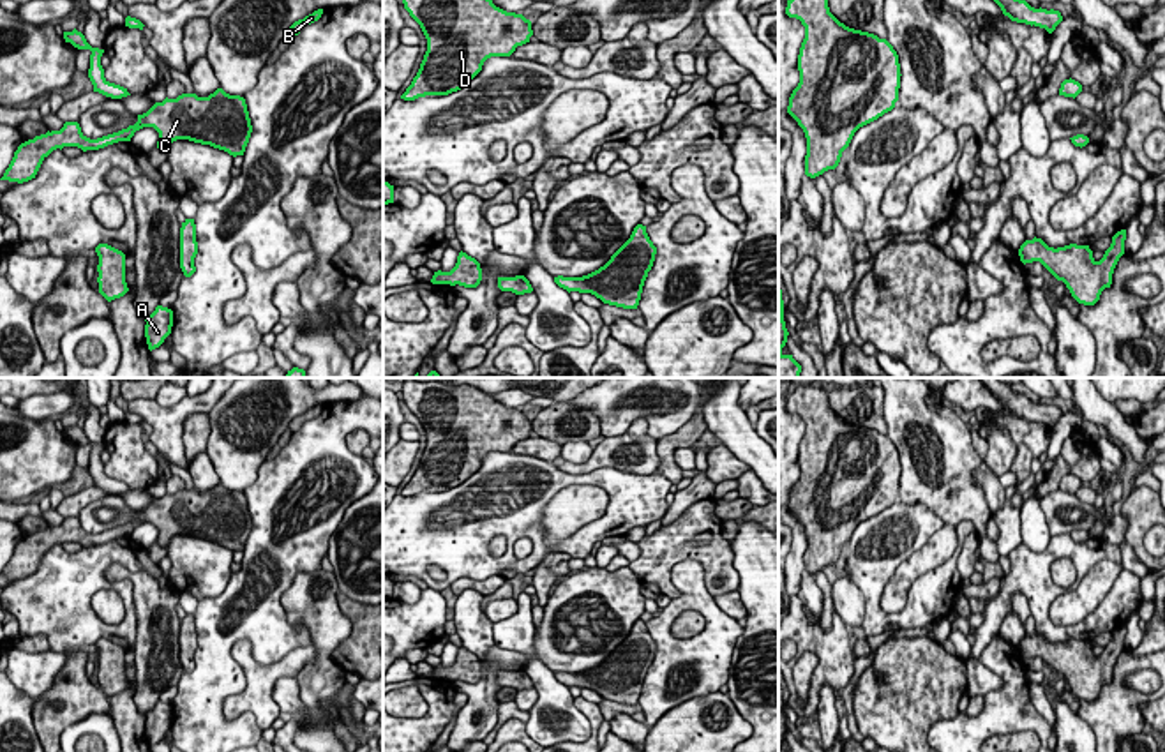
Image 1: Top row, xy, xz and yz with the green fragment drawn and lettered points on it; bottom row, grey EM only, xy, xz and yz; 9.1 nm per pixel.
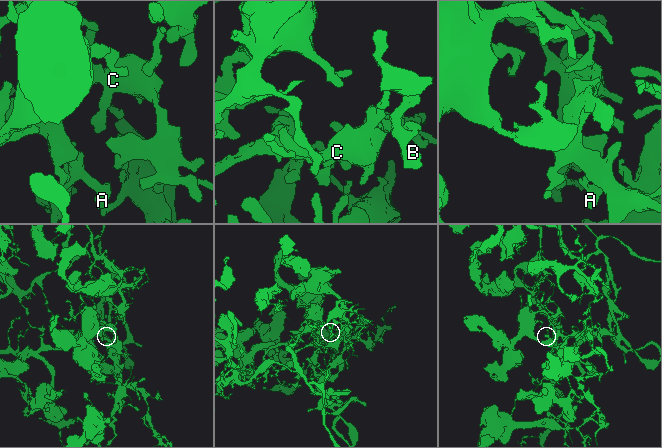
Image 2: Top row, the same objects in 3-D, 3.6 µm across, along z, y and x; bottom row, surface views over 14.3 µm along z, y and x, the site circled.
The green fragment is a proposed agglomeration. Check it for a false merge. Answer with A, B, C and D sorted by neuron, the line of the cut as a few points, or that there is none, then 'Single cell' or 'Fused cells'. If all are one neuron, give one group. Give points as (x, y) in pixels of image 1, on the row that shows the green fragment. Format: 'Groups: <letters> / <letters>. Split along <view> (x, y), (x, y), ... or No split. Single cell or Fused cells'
Groups: A B C D. No split. Single cell

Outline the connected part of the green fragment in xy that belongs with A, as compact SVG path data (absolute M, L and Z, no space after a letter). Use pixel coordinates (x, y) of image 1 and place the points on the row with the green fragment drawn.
M157 305L155 311L145 320L145 337L148 350L159 348L164 339L171 334L173 327L173 311L162 305Z

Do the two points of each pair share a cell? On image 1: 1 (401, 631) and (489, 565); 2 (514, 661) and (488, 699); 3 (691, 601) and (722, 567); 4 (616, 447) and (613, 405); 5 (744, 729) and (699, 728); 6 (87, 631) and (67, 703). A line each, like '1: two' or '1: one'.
1: two
2: one
3: two
4: two
5: one
6: two

